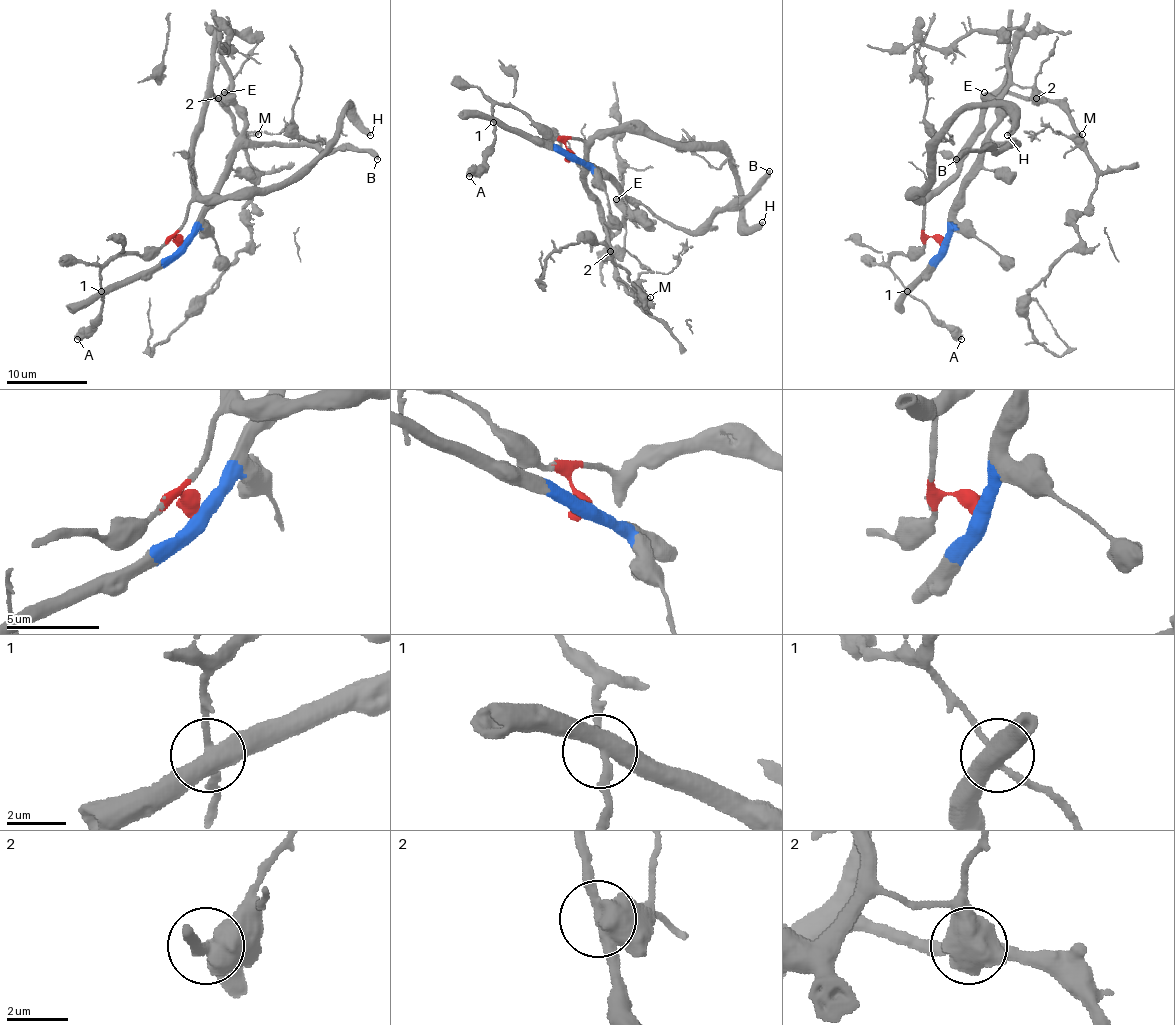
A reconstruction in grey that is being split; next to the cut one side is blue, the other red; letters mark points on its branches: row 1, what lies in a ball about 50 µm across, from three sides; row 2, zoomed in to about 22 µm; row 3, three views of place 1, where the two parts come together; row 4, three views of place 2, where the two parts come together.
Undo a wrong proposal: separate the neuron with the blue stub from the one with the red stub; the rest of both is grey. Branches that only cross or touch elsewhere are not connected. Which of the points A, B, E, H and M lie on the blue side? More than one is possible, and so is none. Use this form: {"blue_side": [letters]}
{"blue_side": ["B", "E"]}

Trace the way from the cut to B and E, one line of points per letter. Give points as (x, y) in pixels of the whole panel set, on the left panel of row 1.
B: (180, 245), (192, 231), (230, 158), (244, 146), (369, 150), (377, 158)
E: (180, 245), (192, 231), (220, 178), (244, 124), (244, 116), (224, 92)

